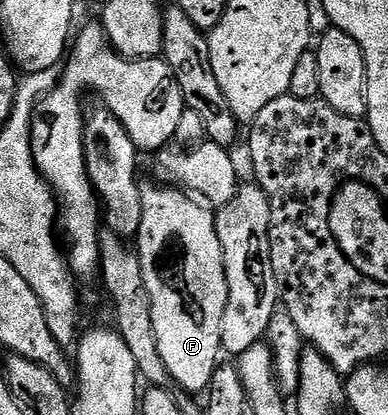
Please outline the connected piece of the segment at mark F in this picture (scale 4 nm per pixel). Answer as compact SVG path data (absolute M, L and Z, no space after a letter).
M163 187L167 188L143 188L137 251L141 270L145 270L145 286L149 286L149 298L153 298L153 330L157 334L157 350L161 350L161 358L172 381L176 385L180 384L184 393L203 394L221 363L221 322L225 318L225 306L229 302L221 238L217 238L216 213L210 207L204 206L178 187Z

